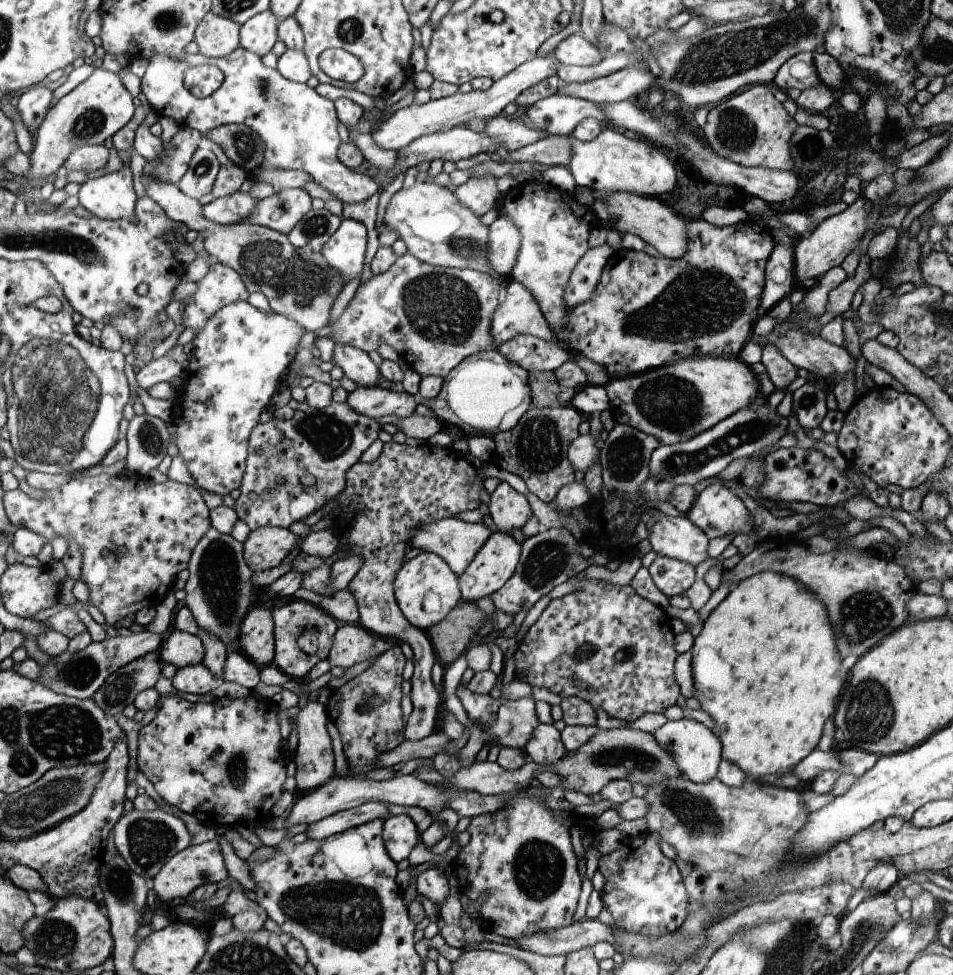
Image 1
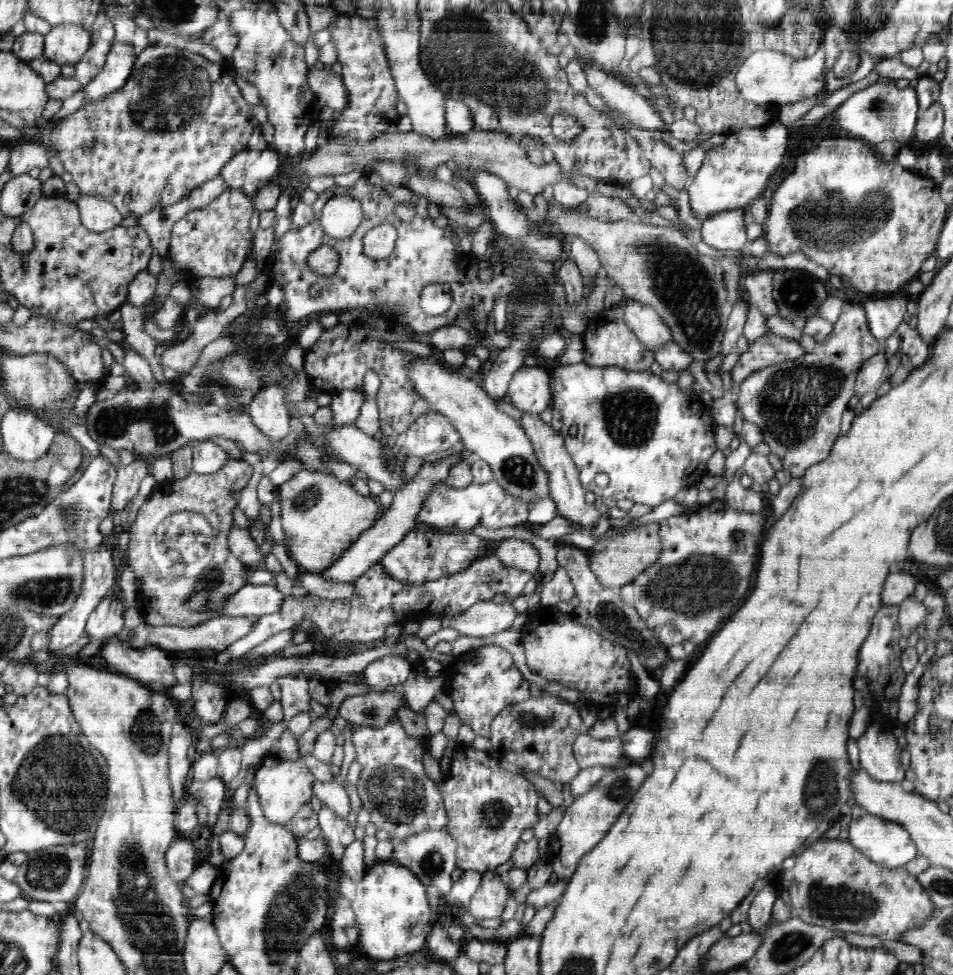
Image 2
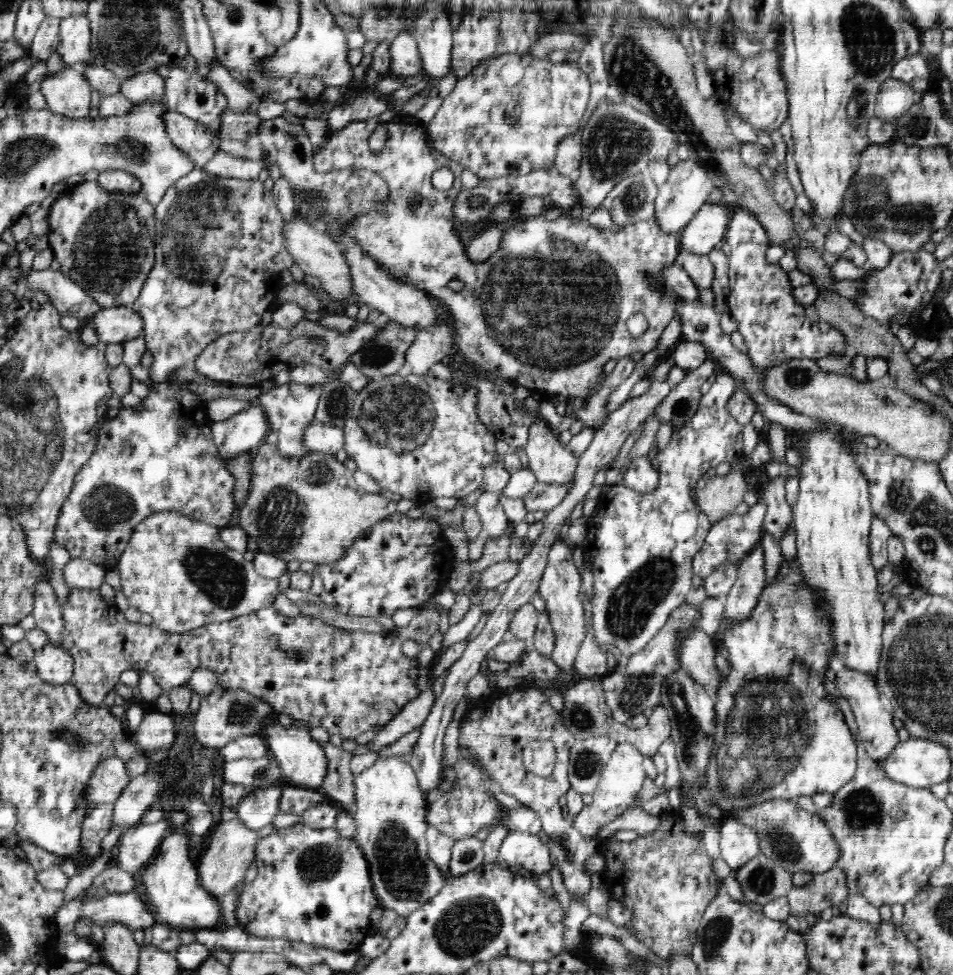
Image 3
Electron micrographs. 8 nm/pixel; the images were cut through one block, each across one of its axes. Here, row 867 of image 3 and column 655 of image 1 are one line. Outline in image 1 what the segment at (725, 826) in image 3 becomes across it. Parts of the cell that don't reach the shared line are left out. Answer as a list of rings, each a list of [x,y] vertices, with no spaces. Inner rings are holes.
[[[682,717],[678,720],[666,722],[651,734],[666,752],[670,752],[670,756],[676,762],[682,777],[690,779],[690,782],[696,784],[706,784],[712,778],[716,778],[718,766],[720,766],[720,760],[722,760],[722,756],[720,756],[722,750],[720,750],[718,738],[704,724],[693,718]]]

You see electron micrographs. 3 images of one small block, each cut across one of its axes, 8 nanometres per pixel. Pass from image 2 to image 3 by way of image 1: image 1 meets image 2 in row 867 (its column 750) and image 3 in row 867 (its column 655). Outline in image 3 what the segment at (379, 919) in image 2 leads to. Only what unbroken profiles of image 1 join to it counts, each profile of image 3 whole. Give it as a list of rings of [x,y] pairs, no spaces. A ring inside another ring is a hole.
[[[408,755],[379,758],[370,768],[356,775],[355,805],[352,811],[356,823],[354,840],[357,841],[369,864],[370,880],[380,900],[380,907],[393,909],[398,916],[402,915],[405,918],[419,906],[426,904],[432,896],[439,894],[445,884],[440,869],[427,853],[425,830],[429,827],[426,816],[428,802],[425,792],[419,787],[417,774],[409,760]]]

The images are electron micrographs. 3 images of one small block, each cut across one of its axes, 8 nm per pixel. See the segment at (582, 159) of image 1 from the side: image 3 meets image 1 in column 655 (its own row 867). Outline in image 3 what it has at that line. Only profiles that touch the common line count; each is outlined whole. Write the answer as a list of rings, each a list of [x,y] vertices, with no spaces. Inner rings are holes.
[[[178,831],[166,836],[157,848],[156,858],[144,870],[142,884],[154,906],[152,912],[158,913],[156,923],[179,930],[219,929],[222,909],[215,898],[198,886],[197,865],[189,851],[193,844],[187,835]]]

